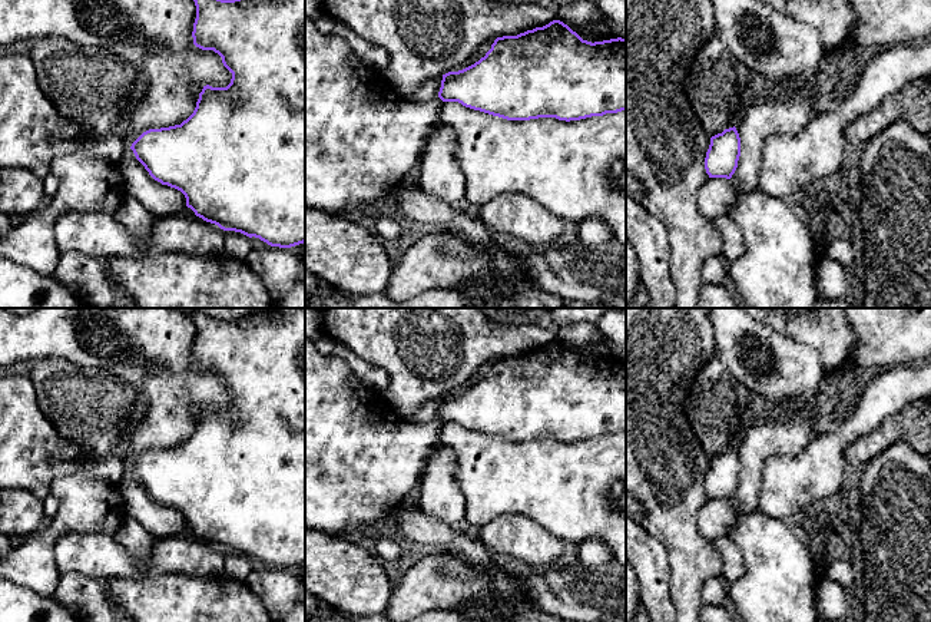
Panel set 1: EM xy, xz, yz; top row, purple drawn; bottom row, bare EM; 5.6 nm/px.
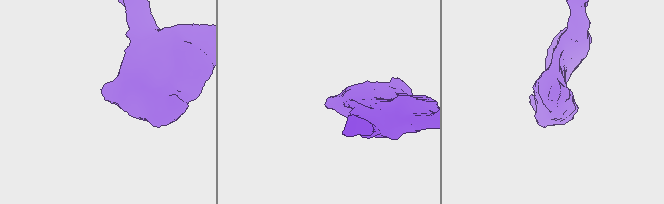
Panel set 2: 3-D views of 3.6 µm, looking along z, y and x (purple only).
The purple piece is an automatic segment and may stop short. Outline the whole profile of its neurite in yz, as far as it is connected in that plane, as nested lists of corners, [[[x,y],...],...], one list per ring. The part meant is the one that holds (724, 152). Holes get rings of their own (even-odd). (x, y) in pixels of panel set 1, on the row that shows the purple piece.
[[[736,128],[725,129],[710,138],[705,158],[705,169],[709,178],[730,179],[738,168],[741,156],[741,138]]]

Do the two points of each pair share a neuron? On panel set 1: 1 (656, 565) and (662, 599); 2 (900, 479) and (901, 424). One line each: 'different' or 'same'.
1: same
2: different

